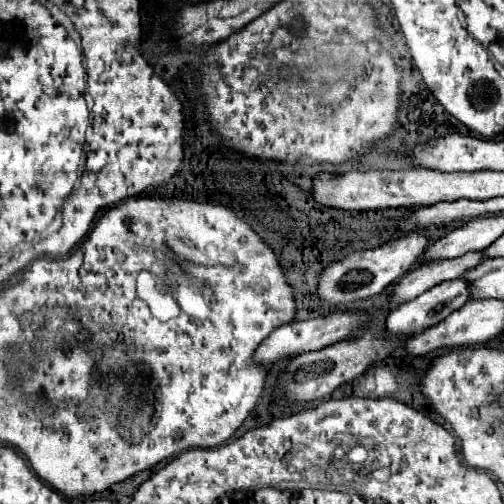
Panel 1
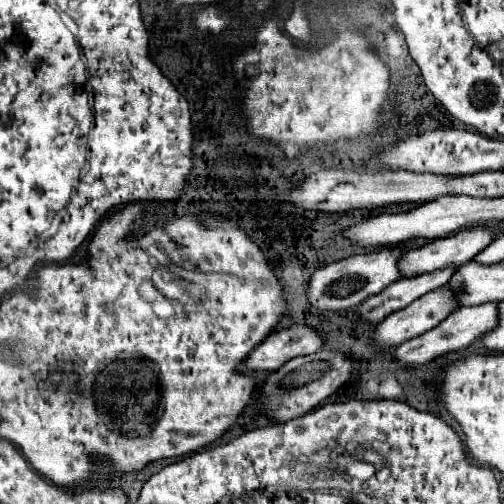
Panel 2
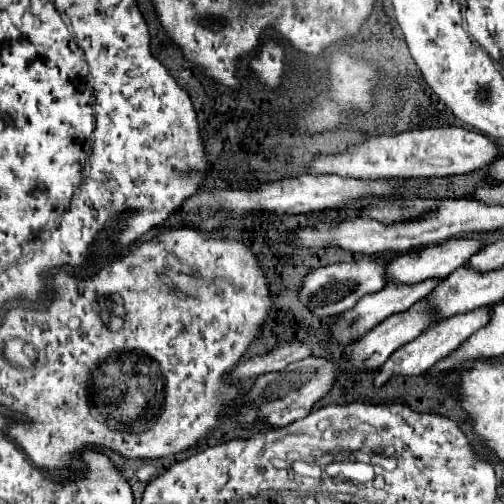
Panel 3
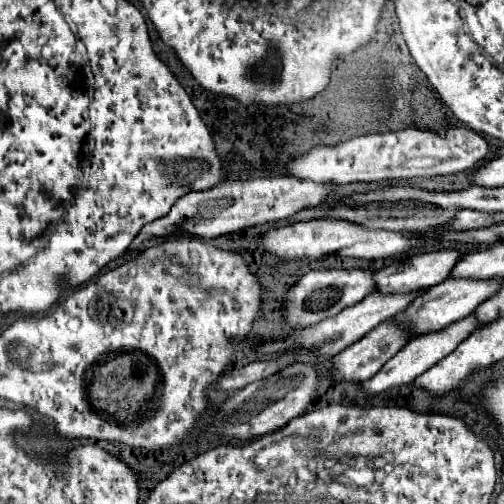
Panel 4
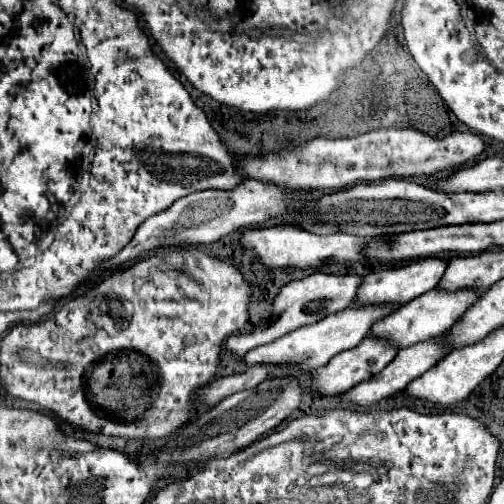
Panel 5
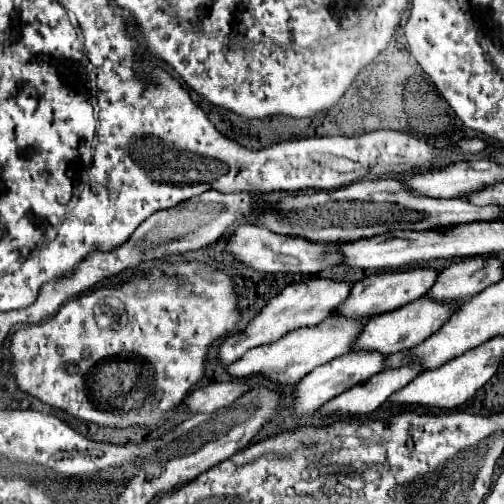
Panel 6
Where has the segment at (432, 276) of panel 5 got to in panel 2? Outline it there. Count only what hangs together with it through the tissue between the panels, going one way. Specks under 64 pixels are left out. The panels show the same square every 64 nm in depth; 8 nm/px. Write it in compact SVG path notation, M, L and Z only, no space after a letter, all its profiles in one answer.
M472 226L450 234L446 238L432 240L430 244L408 250L400 262L402 276L416 276L424 272L432 272L450 264L466 264L478 252L482 252L496 236L496 230L490 226Z

